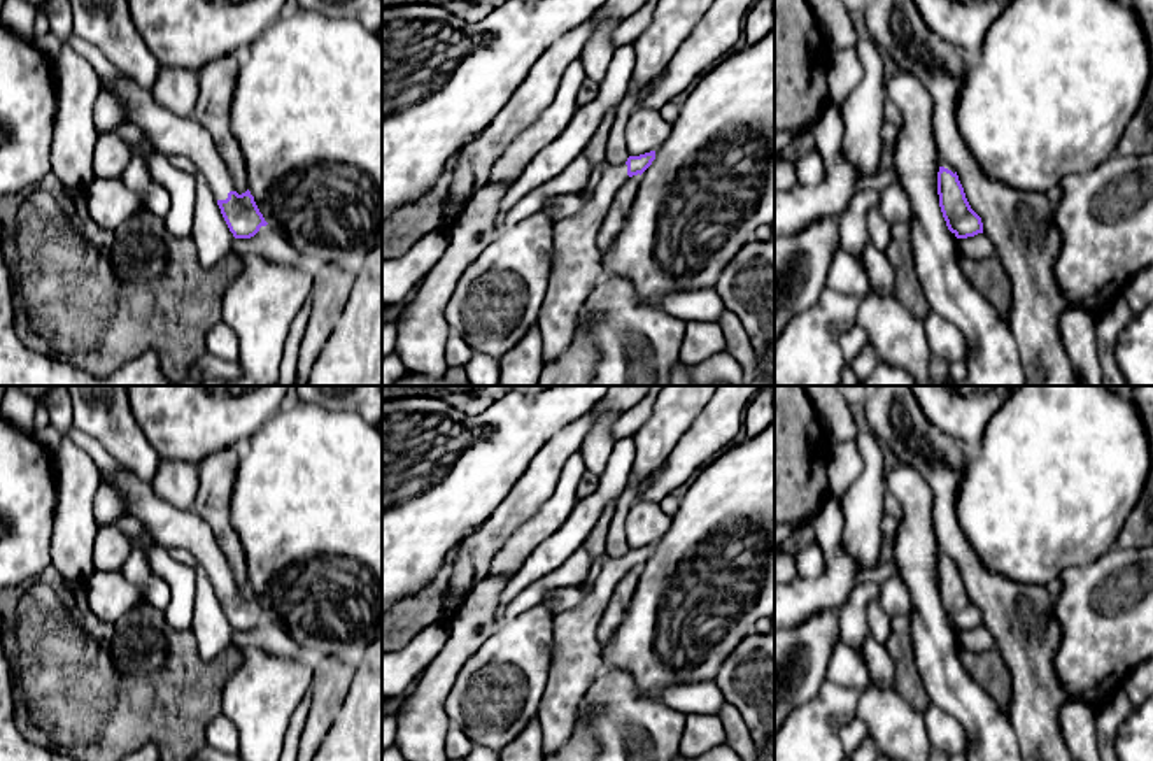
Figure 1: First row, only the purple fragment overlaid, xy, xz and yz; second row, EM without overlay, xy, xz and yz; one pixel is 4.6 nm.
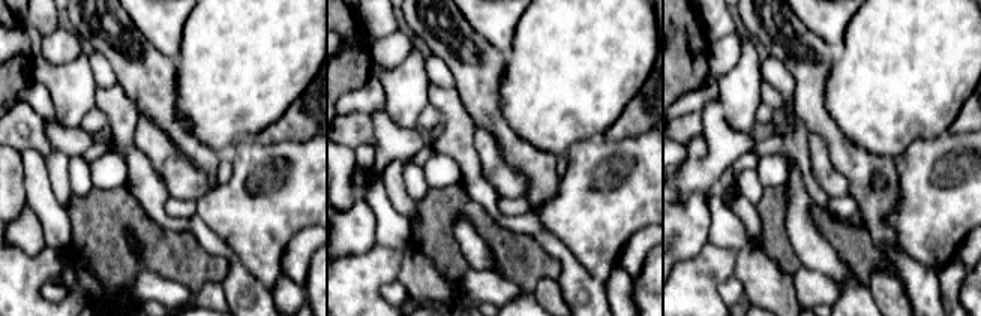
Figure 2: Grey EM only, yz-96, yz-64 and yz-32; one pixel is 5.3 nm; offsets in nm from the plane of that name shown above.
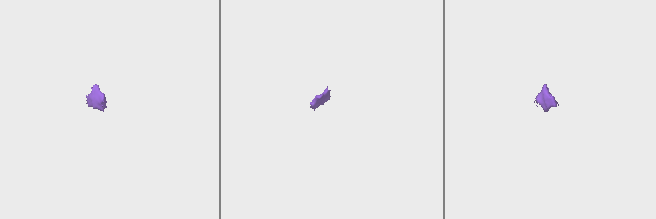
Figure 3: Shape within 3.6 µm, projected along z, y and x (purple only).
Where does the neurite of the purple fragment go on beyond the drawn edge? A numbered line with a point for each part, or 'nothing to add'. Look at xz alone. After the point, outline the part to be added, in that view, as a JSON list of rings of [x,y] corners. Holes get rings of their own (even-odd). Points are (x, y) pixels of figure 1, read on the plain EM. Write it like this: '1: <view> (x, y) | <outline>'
1: xz (577, 660) | [[[603,558],[601,572],[582,601],[554,614],[552,659],[538,708],[543,756],[569,740],[589,686],[605,672],[599,621],[619,580],[629,572],[627,558]]]

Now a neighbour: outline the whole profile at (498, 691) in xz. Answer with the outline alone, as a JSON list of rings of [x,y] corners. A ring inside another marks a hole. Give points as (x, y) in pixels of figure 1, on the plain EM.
[[[543,603],[505,619],[459,670],[445,700],[450,726],[499,754],[538,717],[552,637],[554,614]]]

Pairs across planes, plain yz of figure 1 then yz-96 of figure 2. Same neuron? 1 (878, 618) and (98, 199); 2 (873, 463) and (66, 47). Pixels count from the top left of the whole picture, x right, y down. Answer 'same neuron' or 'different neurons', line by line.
1: different neurons
2: different neurons

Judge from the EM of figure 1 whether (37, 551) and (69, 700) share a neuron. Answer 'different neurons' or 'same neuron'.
different neurons

